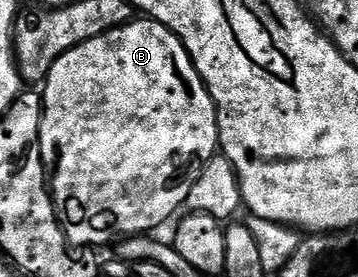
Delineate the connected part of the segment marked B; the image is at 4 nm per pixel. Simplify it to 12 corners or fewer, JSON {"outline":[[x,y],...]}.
{"outline":[[180,38],[60,54],[38,145],[75,248],[153,233],[219,151]]}

